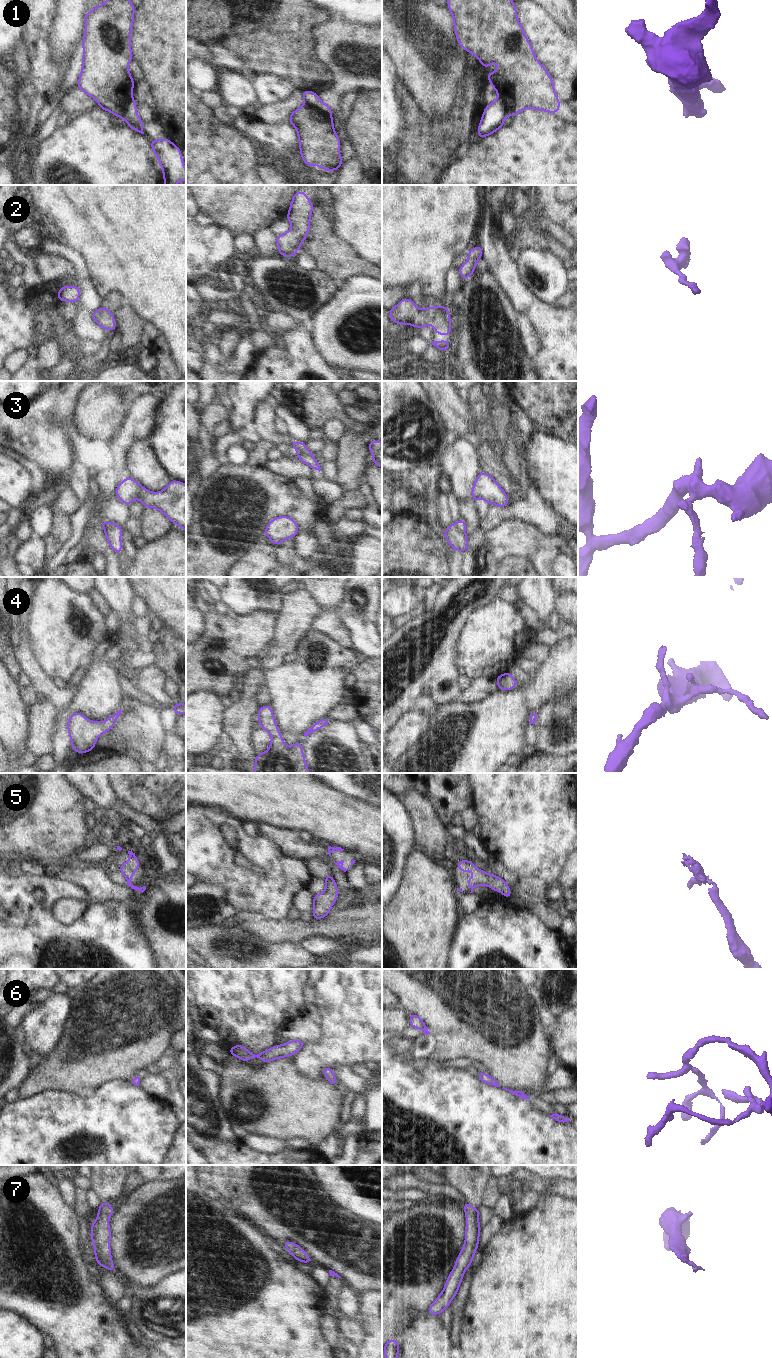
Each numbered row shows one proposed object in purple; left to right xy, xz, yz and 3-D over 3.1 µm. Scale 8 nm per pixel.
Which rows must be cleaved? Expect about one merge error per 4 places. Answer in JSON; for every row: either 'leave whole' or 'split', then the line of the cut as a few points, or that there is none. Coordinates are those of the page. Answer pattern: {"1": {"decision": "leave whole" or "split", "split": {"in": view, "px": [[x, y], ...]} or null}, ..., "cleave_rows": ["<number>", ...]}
{"1": {"decision": "split", "split": {"in": "xz", "px": [[305, 104], [330, 116]]}}, "2": {"decision": "leave whole", "split": null}, "3": {"decision": "split", "split": {"in": "xz", "px": [[297, 453], [306, 453], [312, 456]]}}, "4": {"decision": "leave whole", "split": null}, "5": {"decision": "leave whole", "split": null}, "6": {"decision": "leave whole", "split": null}, "7": {"decision": "leave whole", "split": null}, "cleave_rows": ["1", "3"]}

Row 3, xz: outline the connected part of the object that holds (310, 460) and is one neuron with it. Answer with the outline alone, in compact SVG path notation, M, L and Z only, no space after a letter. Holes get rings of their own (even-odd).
M297 454L297 458L300 461L308 464L312 470L318 470L319 472L321 471L321 467L313 456L307 454Z

